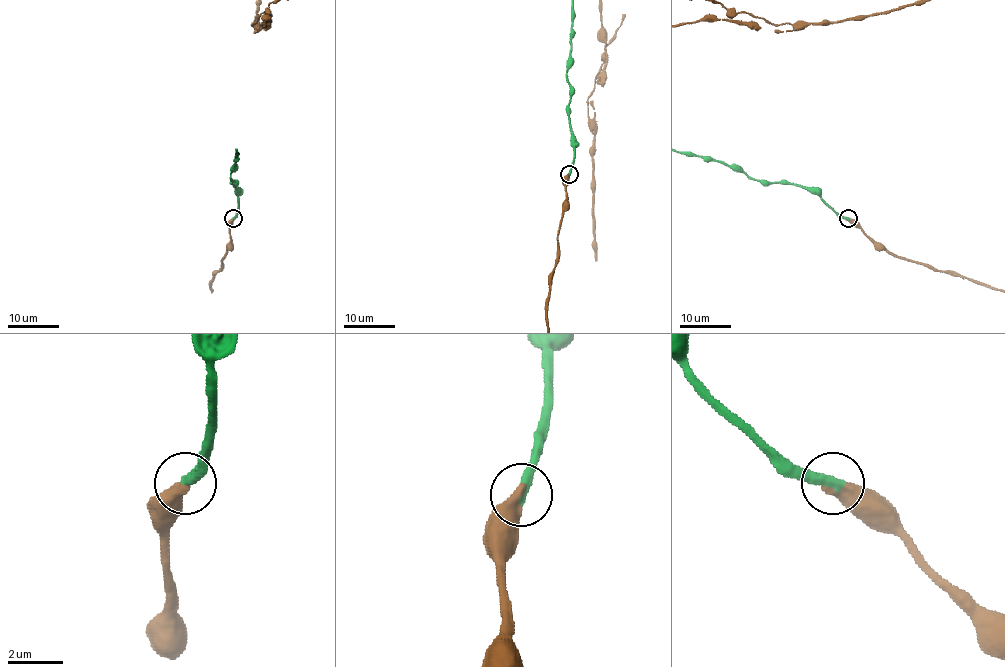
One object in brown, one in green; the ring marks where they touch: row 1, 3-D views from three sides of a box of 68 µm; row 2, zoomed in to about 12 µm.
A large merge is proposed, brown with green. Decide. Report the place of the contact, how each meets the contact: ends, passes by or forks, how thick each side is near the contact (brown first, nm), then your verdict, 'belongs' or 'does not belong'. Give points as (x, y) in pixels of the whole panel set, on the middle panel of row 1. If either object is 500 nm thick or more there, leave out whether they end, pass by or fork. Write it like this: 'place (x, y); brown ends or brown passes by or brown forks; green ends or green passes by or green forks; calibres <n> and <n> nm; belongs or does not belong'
place (569, 174); brown ends; green ends; calibres 480 and 420 nm; belongs

